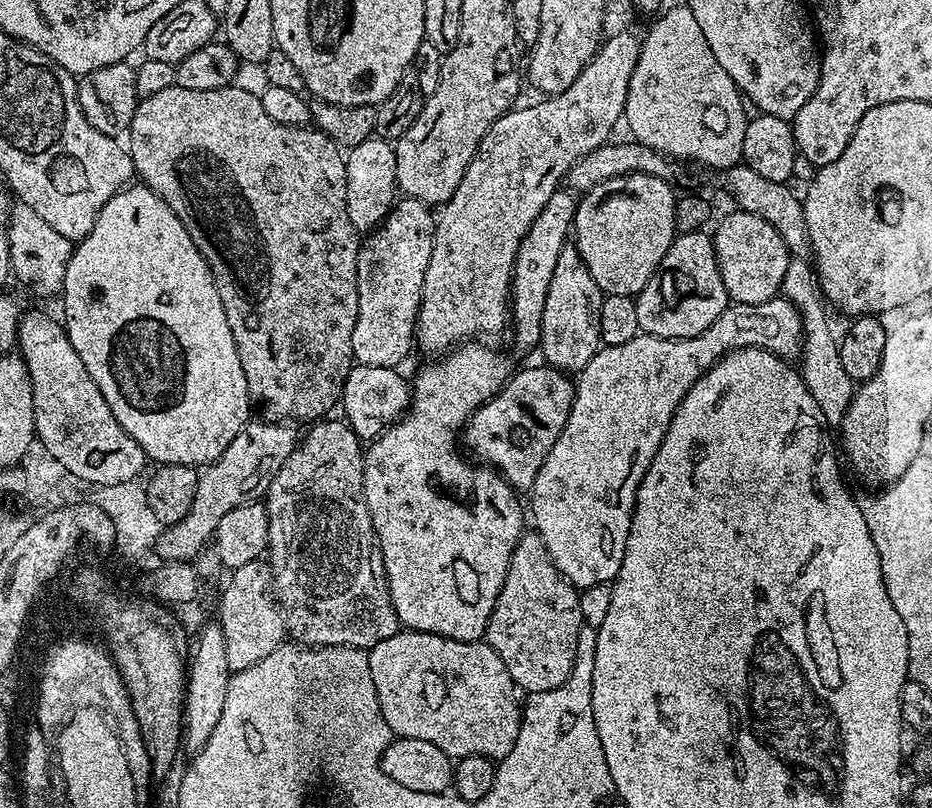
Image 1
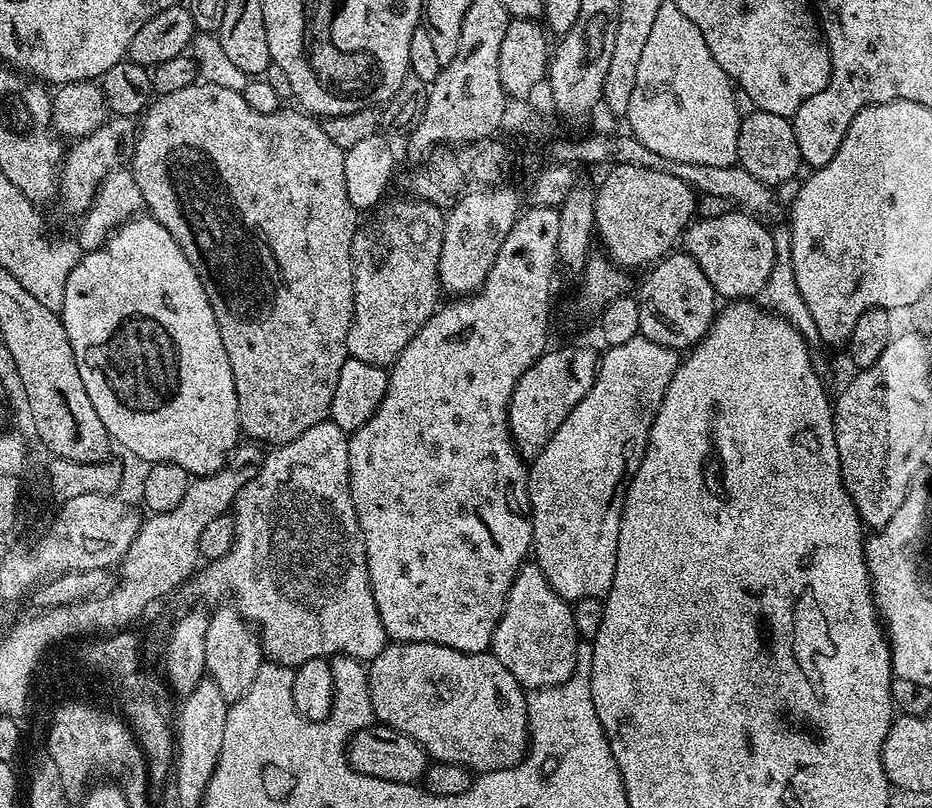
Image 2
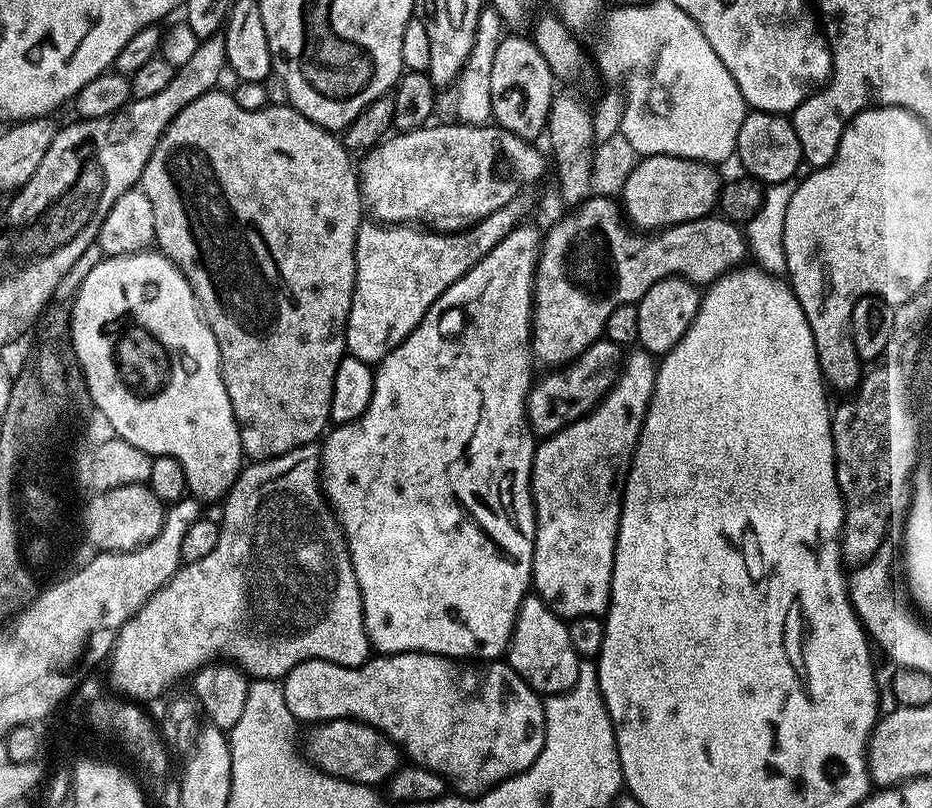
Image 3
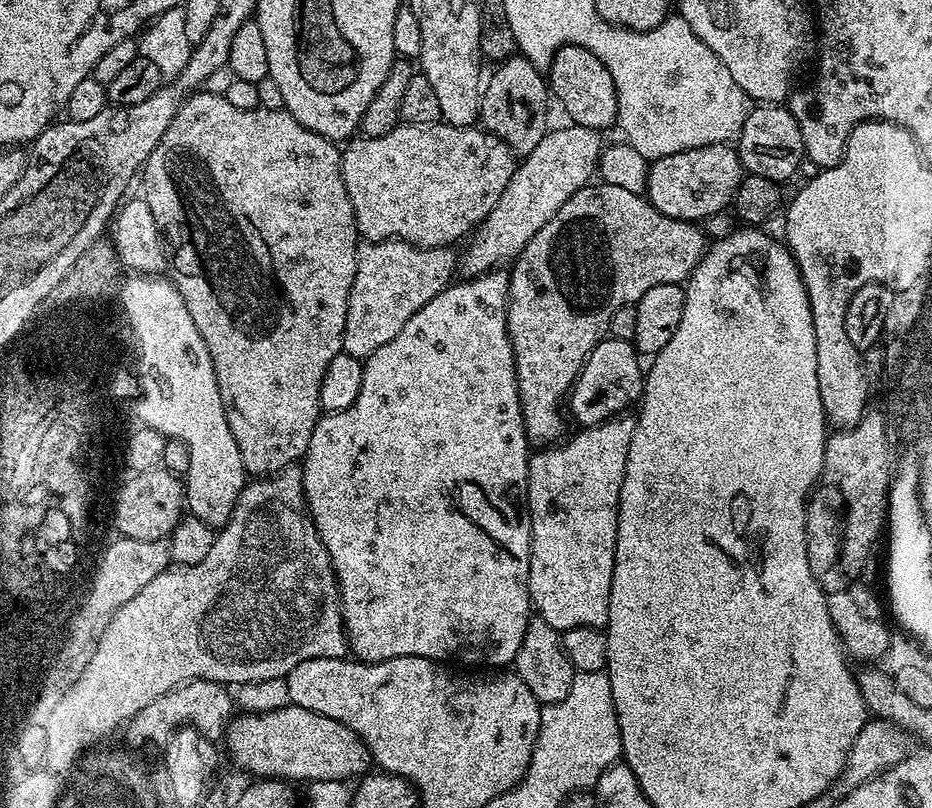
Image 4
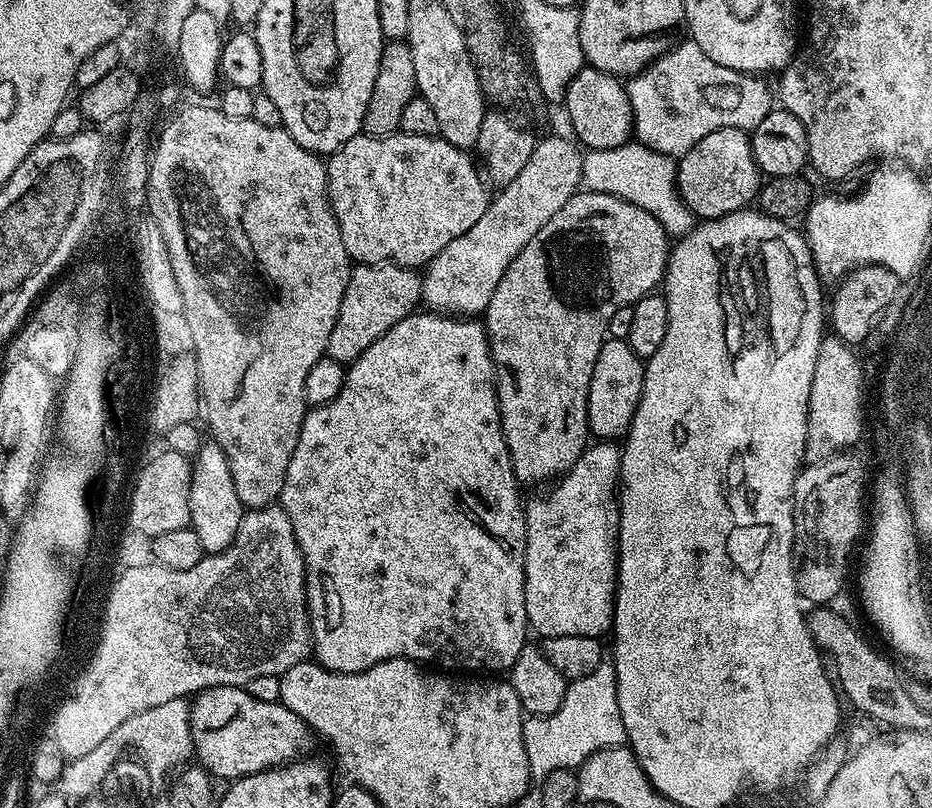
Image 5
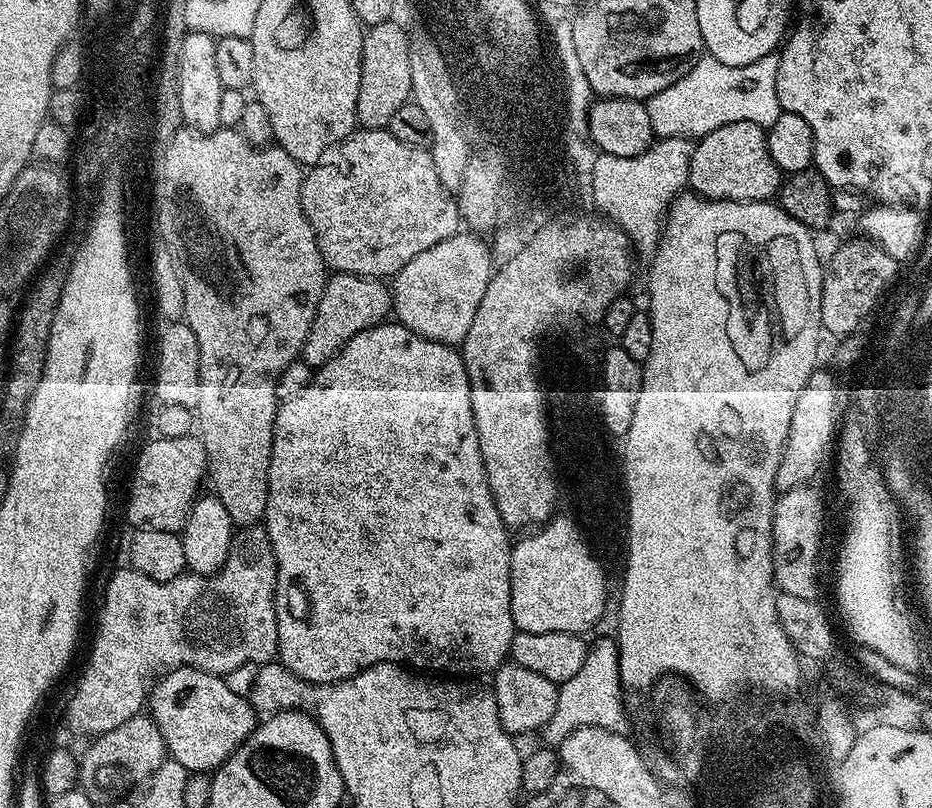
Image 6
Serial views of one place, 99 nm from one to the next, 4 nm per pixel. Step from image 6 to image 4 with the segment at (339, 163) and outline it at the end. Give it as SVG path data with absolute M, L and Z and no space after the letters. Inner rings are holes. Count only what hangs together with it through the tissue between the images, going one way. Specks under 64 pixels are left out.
M397 124L390 134L381 136L364 136L356 140L352 138L347 141L343 149L340 165L342 166L342 178L346 182L346 194L350 194L350 202L354 206L354 218L356 219L356 231L365 241L374 240L404 240L407 244L415 244L417 248L446 248L455 245L455 240L463 241L480 223L483 222L498 206L498 198L502 198L502 192L510 182L518 163L517 157L511 148L506 146L492 132L485 132L483 127L473 126L471 128L459 128L453 124Z

